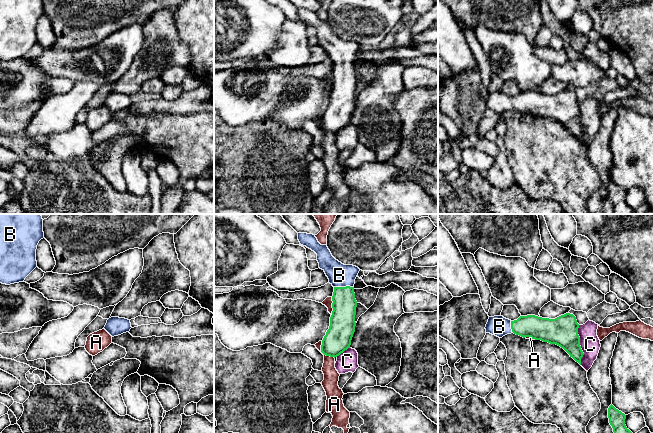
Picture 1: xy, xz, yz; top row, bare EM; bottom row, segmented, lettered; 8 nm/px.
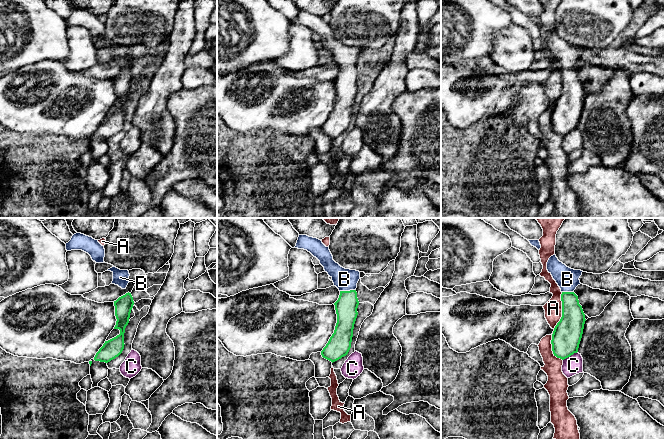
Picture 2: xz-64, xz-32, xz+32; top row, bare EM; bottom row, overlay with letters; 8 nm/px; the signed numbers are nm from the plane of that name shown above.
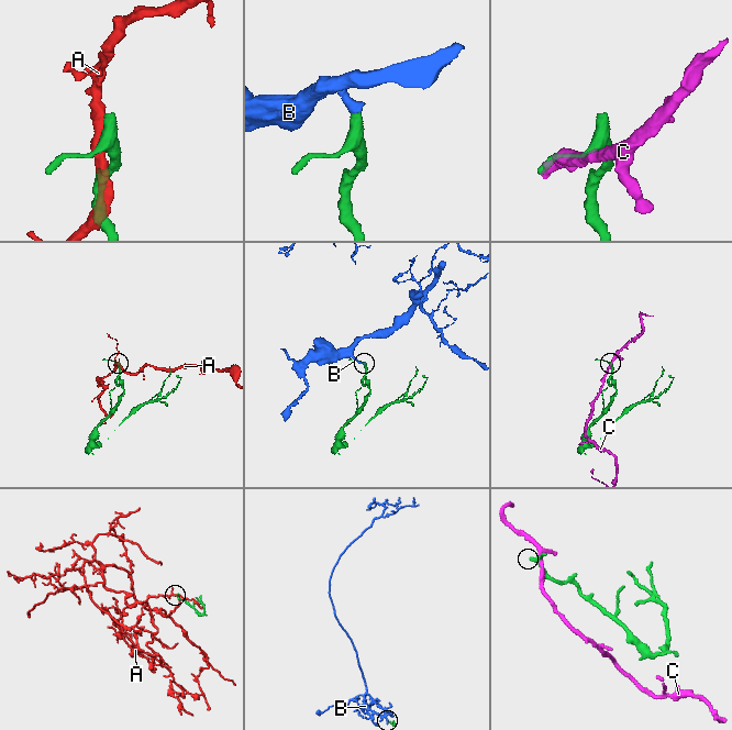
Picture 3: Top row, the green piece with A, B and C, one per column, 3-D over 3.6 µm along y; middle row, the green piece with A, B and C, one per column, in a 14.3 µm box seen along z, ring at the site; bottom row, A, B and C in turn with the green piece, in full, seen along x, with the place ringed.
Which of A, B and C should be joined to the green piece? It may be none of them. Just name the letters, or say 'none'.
B

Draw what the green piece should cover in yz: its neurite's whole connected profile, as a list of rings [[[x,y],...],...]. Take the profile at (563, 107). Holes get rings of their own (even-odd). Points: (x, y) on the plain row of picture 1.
[[[566,89],[555,95],[542,94],[535,91],[520,92],[511,97],[503,92],[489,93],[486,109],[499,114],[514,109],[523,114],[531,113],[563,124],[581,141],[584,129],[578,111],[579,100],[573,90]]]

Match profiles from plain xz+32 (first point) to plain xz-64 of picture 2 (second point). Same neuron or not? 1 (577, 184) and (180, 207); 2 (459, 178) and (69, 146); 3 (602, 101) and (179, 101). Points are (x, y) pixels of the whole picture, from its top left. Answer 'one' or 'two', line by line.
1: one
2: one
3: two

